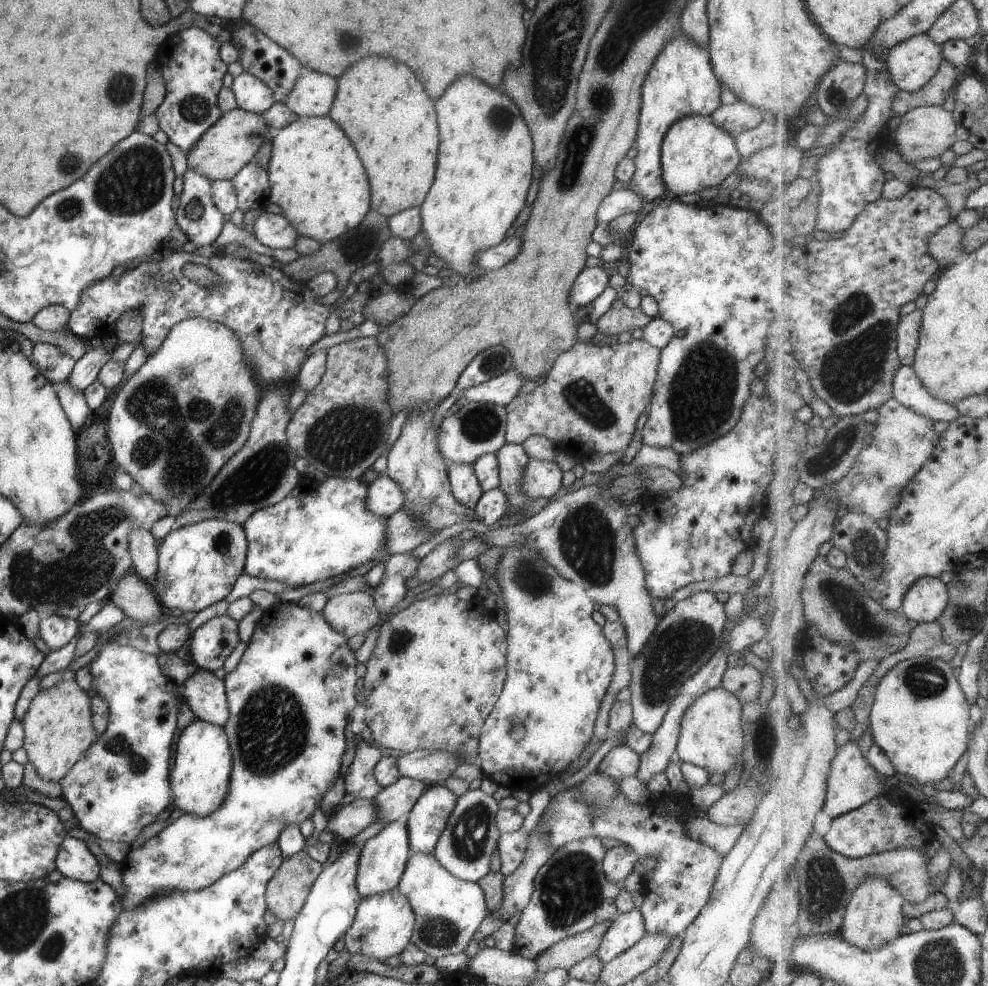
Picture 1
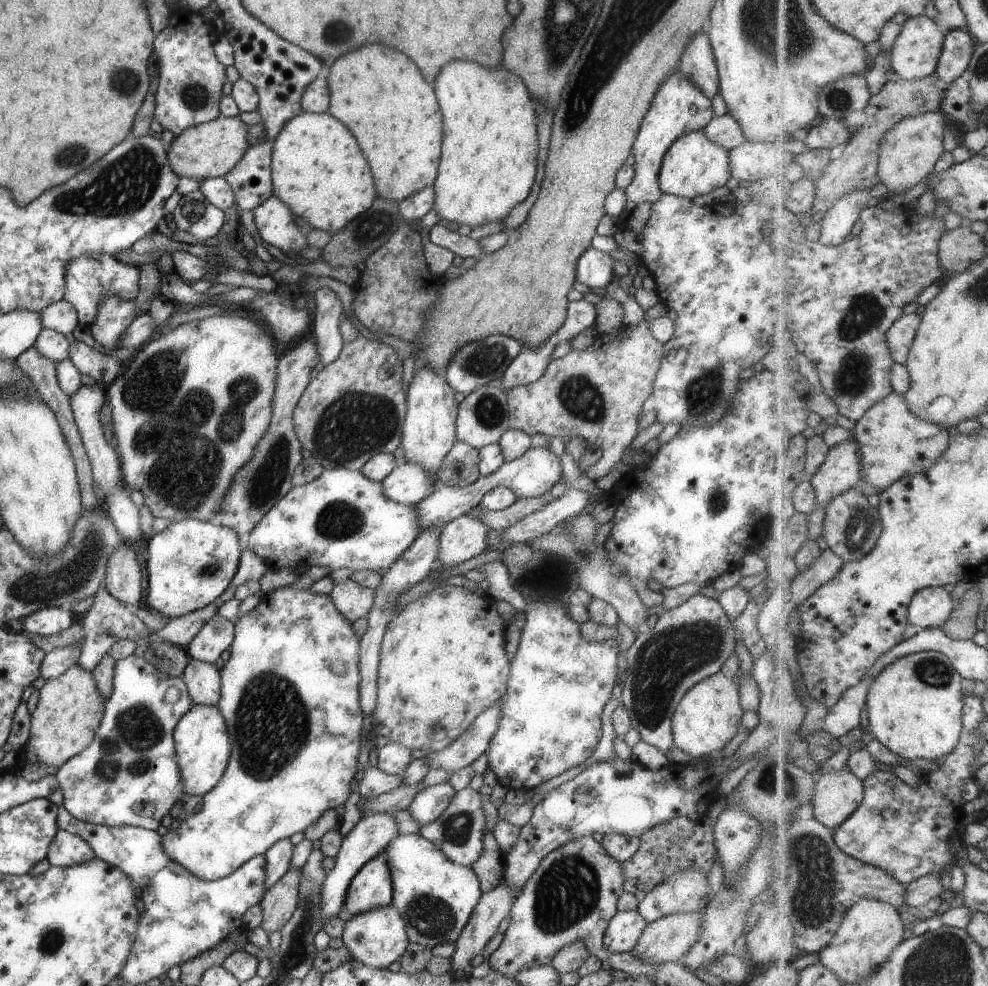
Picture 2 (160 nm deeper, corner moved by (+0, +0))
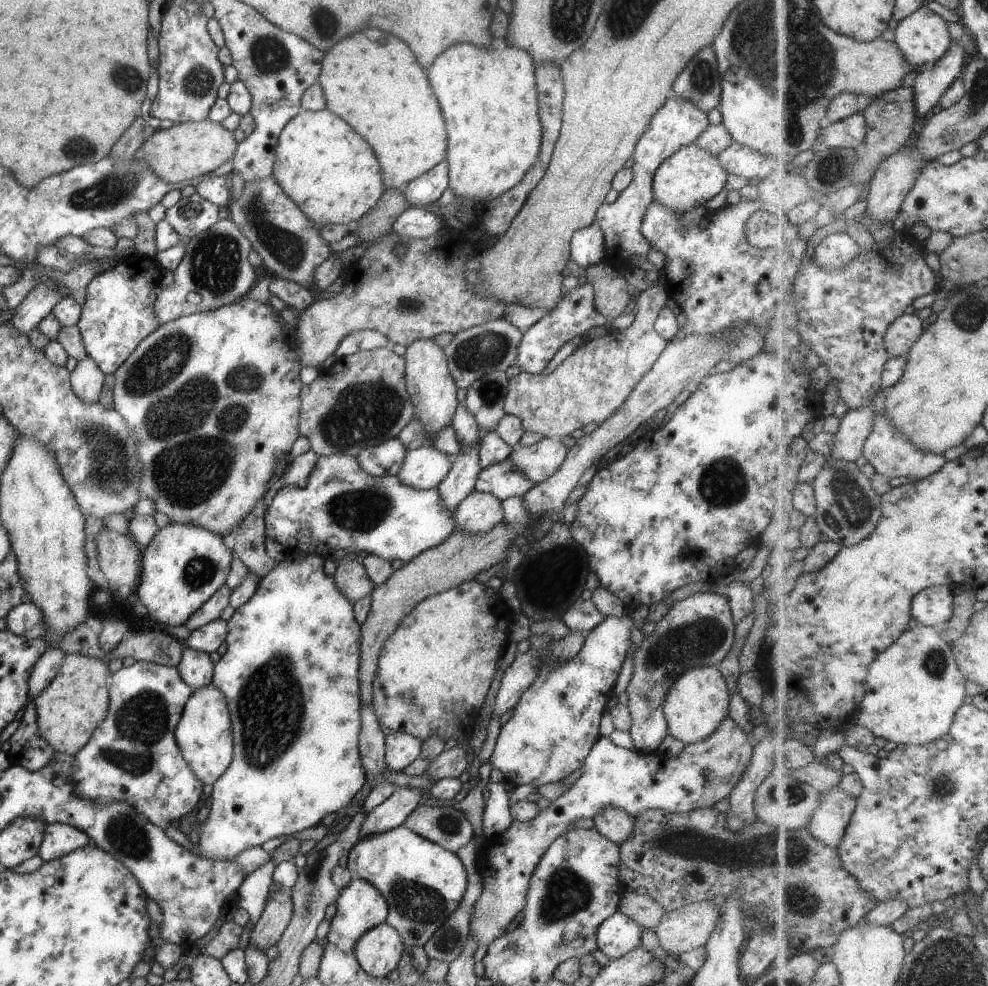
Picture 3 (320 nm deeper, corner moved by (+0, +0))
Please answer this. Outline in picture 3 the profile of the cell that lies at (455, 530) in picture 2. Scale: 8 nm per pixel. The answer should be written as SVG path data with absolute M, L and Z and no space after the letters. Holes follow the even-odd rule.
M473 490L454 508L454 530L464 533L486 533L501 520L500 500L489 493Z

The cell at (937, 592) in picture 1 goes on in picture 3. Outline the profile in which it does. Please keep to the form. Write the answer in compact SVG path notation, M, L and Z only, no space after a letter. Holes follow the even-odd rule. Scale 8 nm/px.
M935 585L915 595L913 618L923 625L936 627L949 622L954 615L952 587Z

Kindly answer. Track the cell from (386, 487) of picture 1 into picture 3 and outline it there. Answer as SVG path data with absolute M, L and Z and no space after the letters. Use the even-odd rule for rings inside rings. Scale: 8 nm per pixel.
M423 444L406 452L395 475L403 484L416 489L436 488L450 469L449 458L450 455L440 452L433 445Z

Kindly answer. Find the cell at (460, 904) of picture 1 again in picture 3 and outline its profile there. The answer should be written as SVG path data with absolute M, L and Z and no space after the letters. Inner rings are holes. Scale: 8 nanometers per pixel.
M402 824L361 837L346 854L345 866L353 877L371 883L381 893L388 908L385 922L398 932L404 947L423 947L431 933L447 920L459 904L467 886L465 867L455 853L411 832Z

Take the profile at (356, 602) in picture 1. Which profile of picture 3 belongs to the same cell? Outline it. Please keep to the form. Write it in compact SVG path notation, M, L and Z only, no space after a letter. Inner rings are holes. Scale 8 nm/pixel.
M355 559L338 561L332 579L334 585L352 604L367 593L371 594L374 586L369 580L363 565Z

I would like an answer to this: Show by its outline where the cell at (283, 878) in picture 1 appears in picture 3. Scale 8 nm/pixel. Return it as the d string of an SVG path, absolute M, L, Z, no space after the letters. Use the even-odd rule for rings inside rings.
M281 888L269 894L261 914L254 922L249 933L248 944L265 953L281 936L292 915L292 892L289 888Z

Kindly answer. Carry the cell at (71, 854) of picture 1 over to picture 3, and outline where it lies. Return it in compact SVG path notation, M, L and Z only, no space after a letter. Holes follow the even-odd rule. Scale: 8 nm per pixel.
M51 823L44 828L37 855L42 861L53 860L90 842L90 838L80 829L63 823Z

